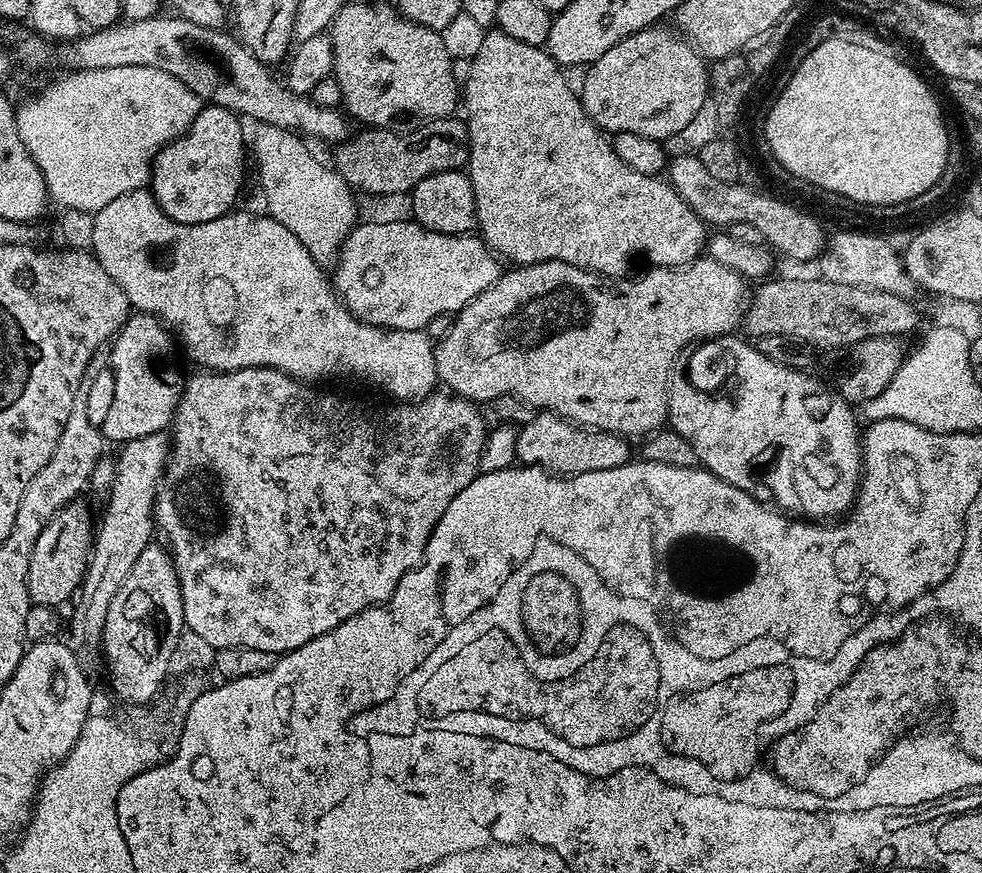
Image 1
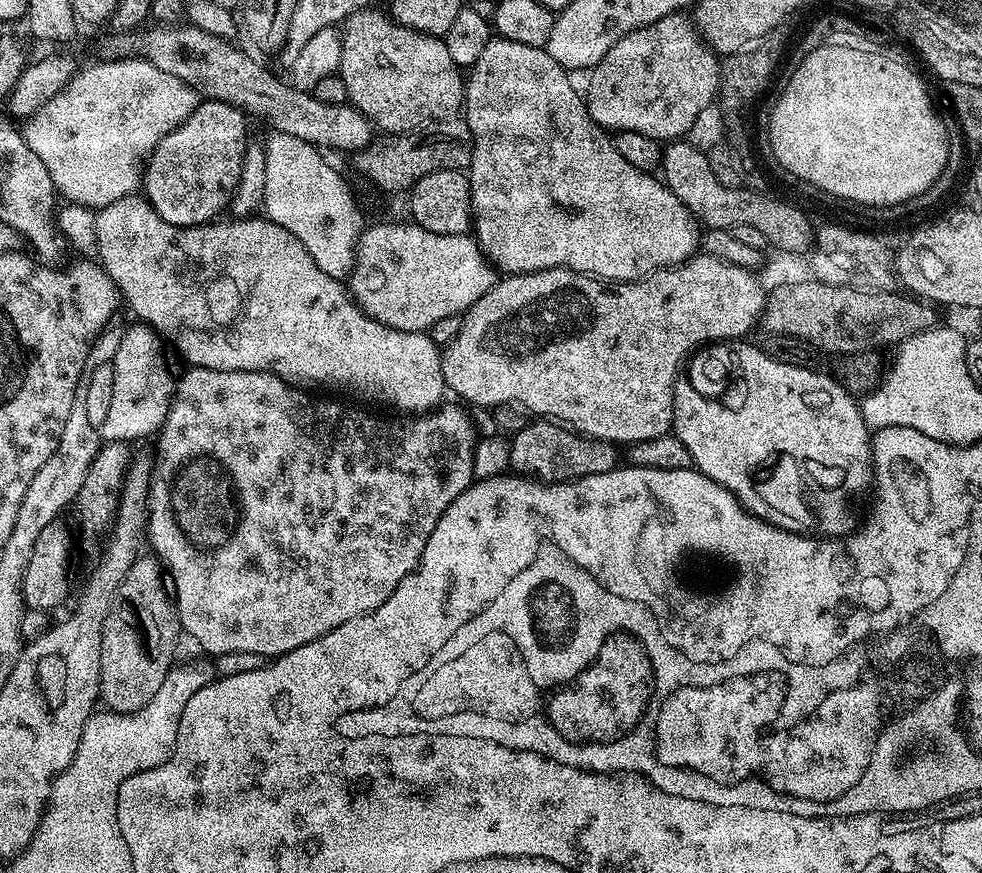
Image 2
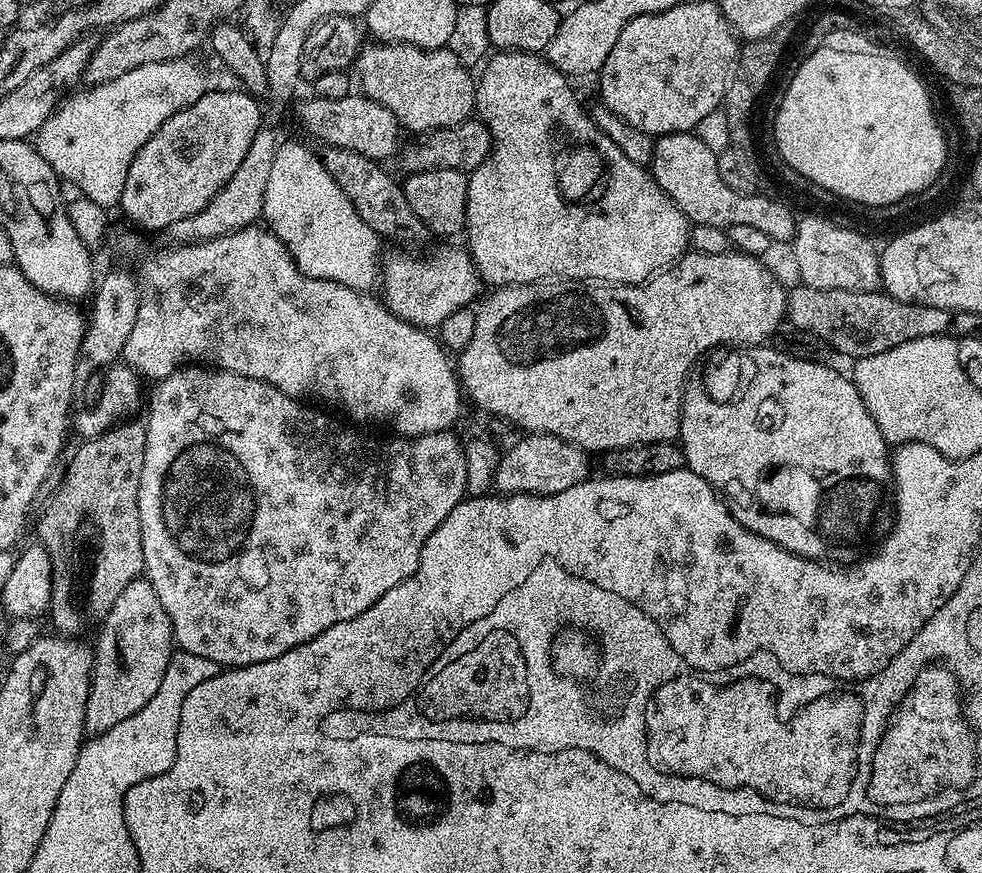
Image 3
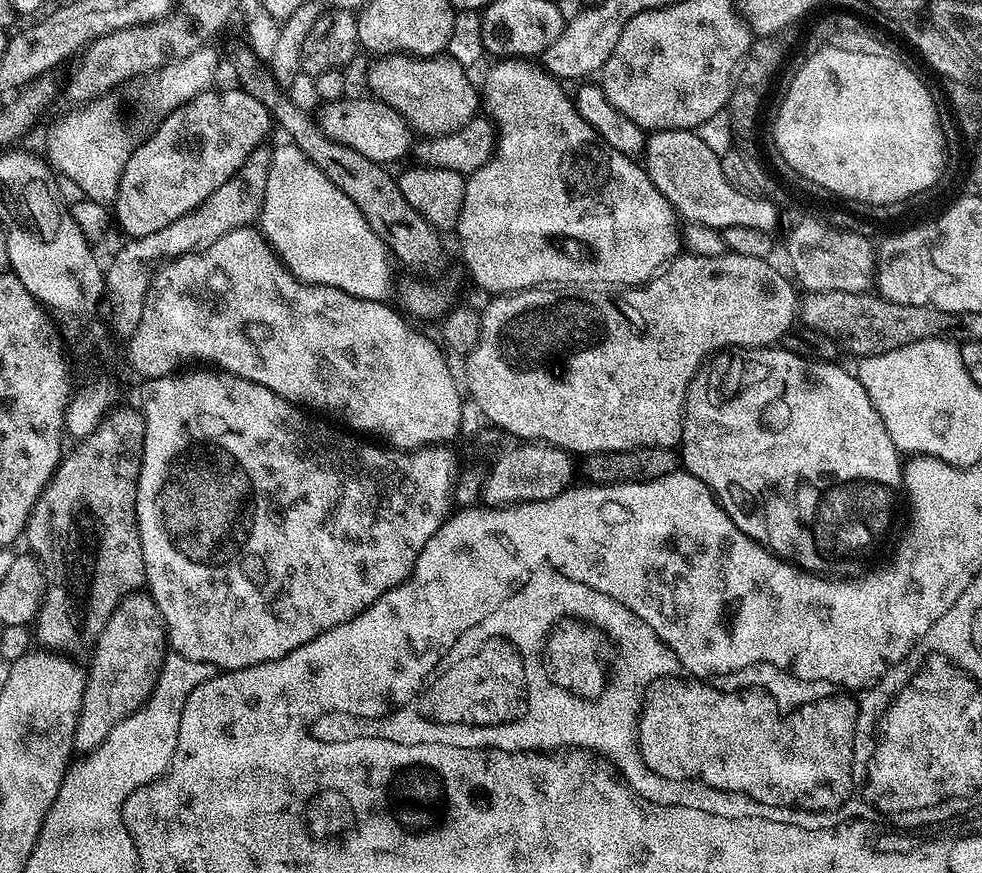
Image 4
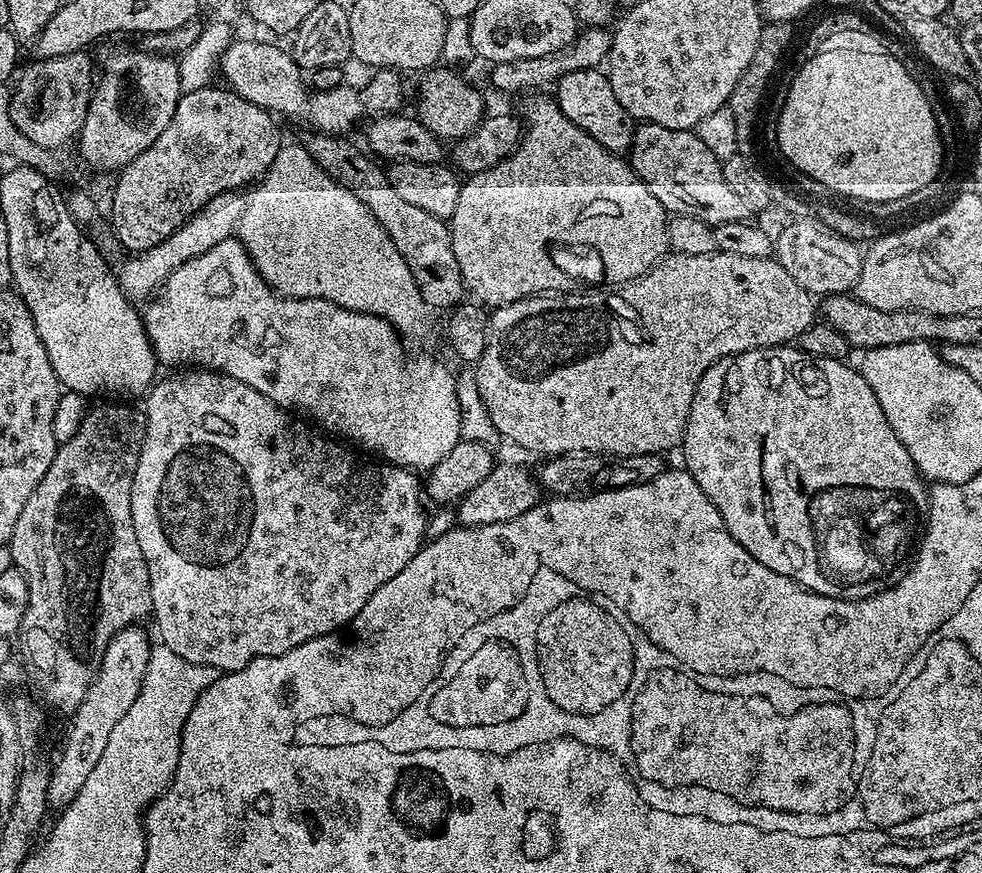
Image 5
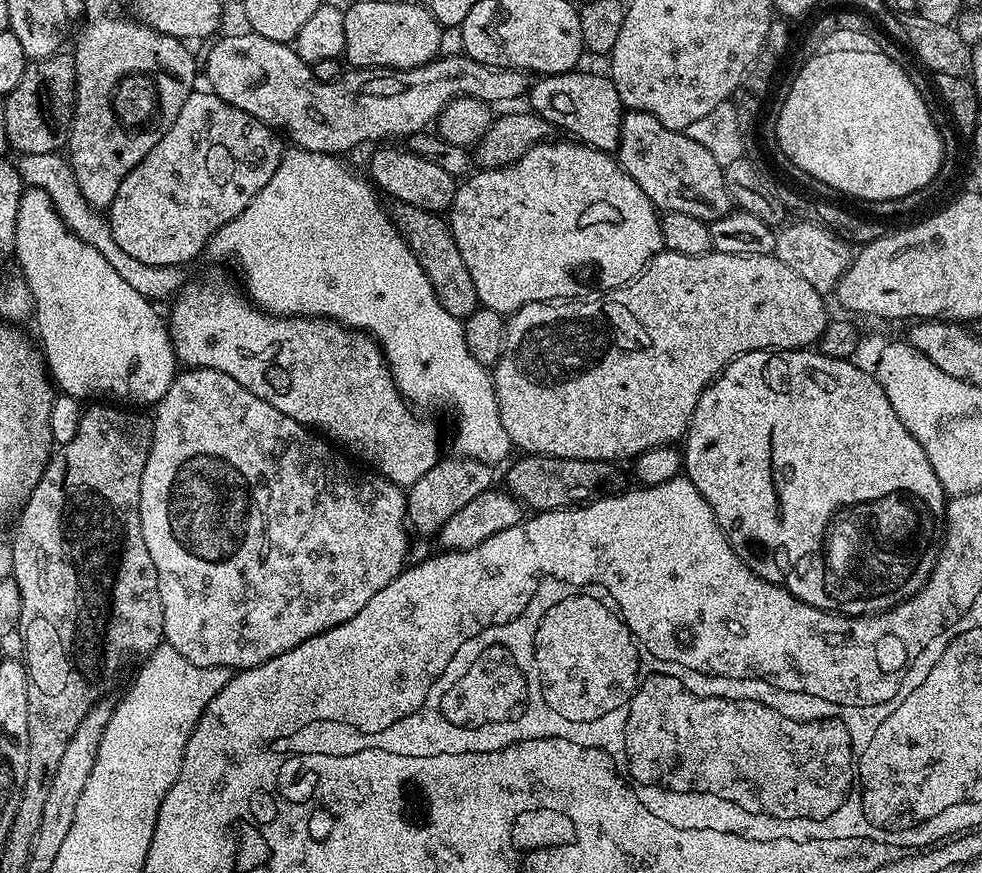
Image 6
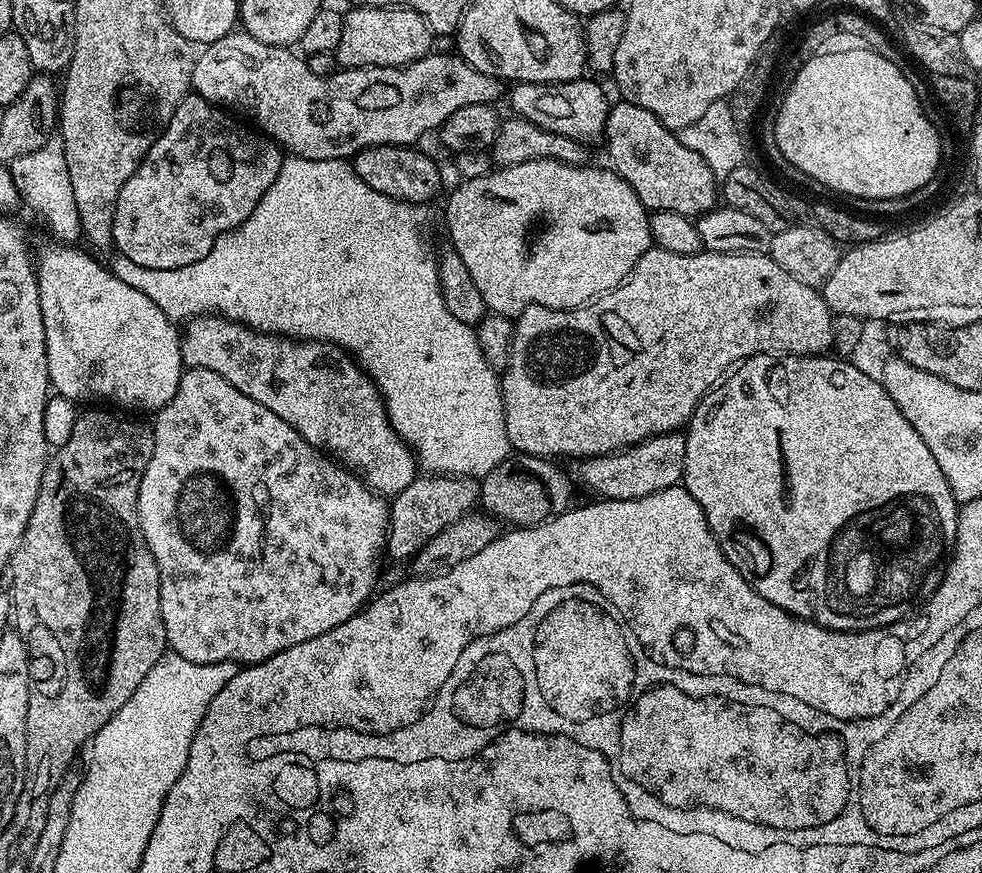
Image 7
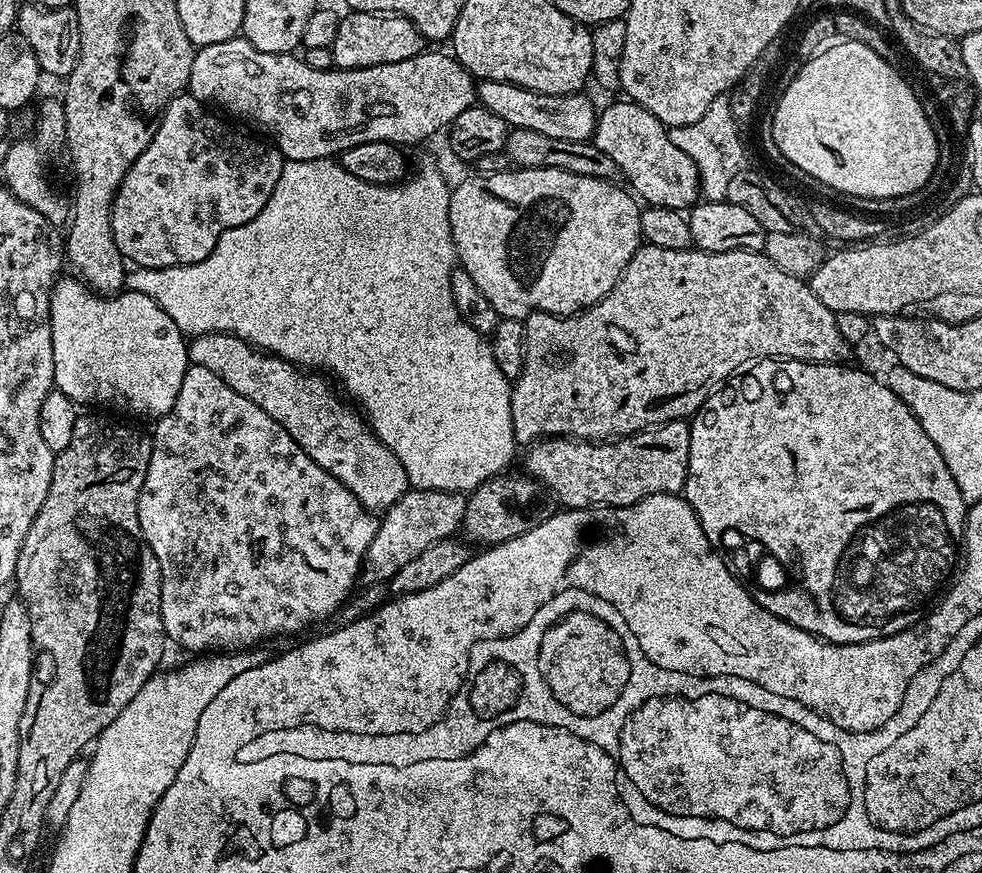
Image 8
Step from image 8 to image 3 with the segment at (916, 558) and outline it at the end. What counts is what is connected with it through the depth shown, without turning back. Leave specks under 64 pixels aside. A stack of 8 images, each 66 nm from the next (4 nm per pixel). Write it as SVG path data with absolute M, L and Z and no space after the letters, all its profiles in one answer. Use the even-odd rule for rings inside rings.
M732 346L727 350L713 350L707 353L703 363L692 369L684 384L684 401L680 407L678 443L684 450L684 463L687 468L720 493L730 505L732 517L743 528L774 542L779 548L793 552L796 556L805 556L807 560L820 560L828 540L852 540L855 536L862 535L864 527L871 522L872 515L879 510L880 503L884 500L884 483L887 485L892 479L890 445L884 439L882 430L878 430L878 422L874 422L874 418L868 413L860 391L851 379L845 373L843 376L828 367L827 363L815 364L790 358L785 352L772 346Z

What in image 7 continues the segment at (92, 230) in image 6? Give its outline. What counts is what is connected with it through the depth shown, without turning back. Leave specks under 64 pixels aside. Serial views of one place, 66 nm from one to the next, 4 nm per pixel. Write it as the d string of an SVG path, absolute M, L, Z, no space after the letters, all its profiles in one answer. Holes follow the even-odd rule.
M52 135L38 150L22 155L8 166L21 201L45 218L57 241L74 244L81 239L81 223L75 205L74 186L67 169L65 146L59 135Z

